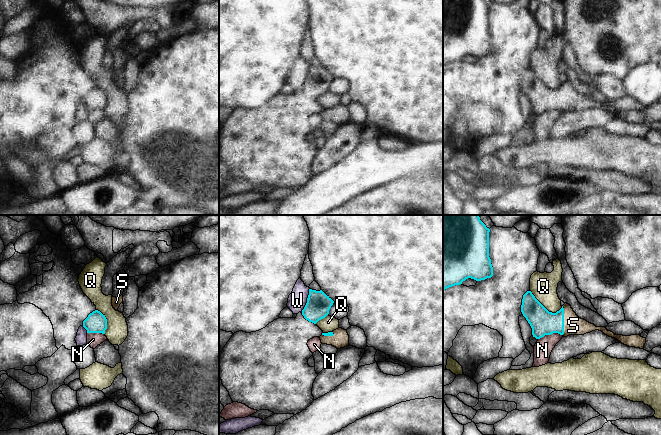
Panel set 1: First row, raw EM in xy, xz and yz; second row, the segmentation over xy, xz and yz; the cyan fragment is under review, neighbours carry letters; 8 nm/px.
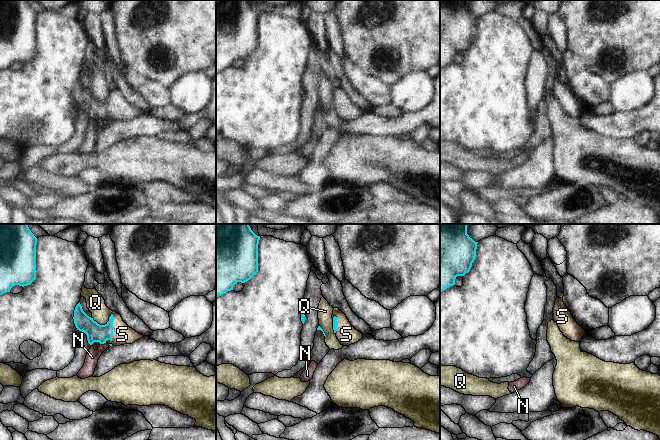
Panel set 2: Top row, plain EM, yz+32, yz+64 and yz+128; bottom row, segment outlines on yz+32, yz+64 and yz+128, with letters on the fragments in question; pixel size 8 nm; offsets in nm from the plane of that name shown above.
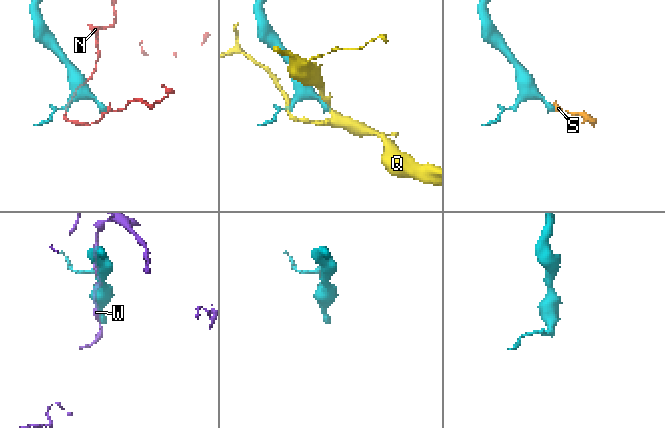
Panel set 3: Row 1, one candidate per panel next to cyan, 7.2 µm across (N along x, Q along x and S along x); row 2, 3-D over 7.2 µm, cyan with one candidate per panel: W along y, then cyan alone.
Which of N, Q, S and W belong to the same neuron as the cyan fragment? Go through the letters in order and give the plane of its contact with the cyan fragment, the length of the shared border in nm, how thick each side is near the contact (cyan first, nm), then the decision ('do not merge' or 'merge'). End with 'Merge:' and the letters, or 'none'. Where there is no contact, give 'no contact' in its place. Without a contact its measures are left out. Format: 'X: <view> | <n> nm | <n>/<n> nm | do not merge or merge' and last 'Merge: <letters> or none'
N: yz | 200 nm | 200/140 nm | do not merge
Q: yz | 300 nm | 200/220 nm | do not merge
S: yz | 240 nm | 200/160 nm | merge
W: xz | 200 nm | 190/150 nm | do not merge
Merge: S

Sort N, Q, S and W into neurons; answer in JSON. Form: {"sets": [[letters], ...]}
{"sets": [["N"], ["Q"], ["S"], ["W"]]}

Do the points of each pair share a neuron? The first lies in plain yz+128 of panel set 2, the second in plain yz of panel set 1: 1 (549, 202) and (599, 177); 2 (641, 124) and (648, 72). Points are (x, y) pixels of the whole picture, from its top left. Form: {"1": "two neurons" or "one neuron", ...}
{"1": "two neurons", "2": "two neurons"}

